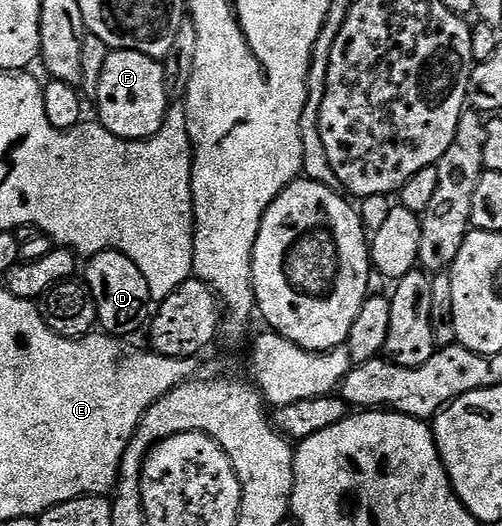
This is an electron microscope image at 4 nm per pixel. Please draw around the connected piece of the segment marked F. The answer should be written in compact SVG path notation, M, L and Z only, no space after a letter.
M111 50L104 61L96 96L103 127L121 139L151 139L166 119L166 71L157 59L139 51Z

